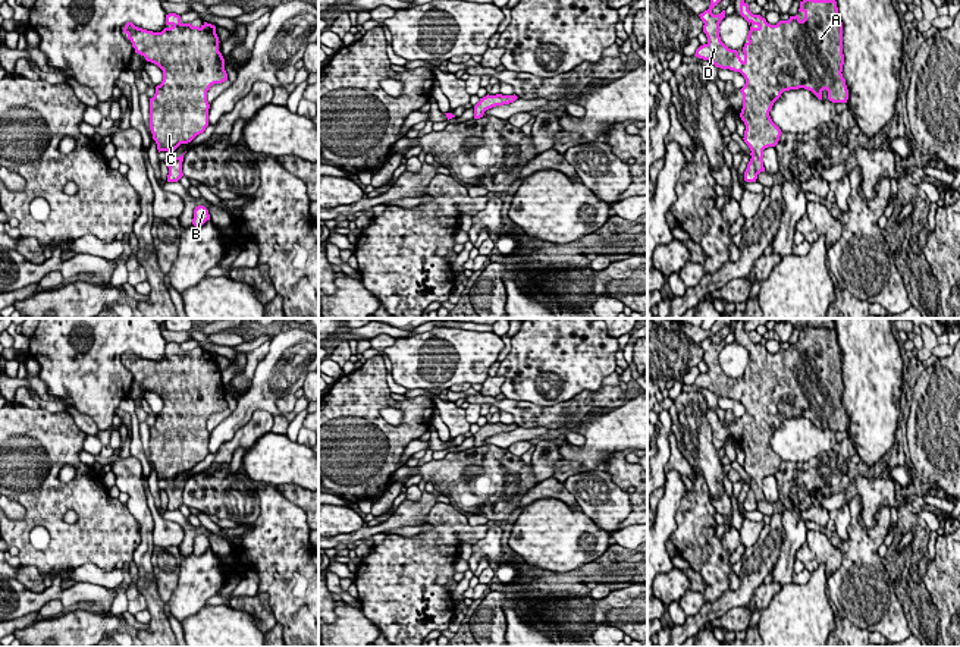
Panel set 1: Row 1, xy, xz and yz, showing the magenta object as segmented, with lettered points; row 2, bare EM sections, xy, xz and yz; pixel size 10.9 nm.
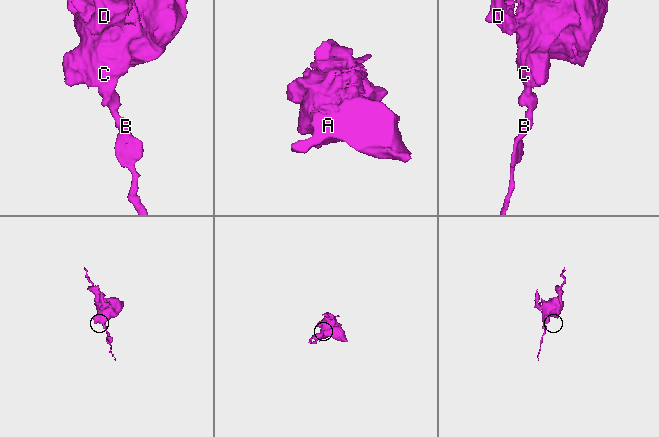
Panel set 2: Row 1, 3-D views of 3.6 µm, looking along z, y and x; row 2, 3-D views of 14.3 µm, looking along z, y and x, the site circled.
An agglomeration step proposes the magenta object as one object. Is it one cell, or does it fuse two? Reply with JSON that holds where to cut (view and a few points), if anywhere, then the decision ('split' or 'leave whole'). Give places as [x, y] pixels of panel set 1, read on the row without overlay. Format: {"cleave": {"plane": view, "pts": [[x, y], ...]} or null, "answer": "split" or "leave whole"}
{"cleave": null, "answer": "leave whole"}

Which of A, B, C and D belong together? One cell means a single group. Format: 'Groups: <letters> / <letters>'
Groups: A B C D

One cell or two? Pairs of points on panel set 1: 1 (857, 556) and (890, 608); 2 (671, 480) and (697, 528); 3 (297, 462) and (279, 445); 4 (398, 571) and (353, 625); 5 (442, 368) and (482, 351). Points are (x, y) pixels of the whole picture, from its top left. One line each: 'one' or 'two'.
1: one
2: two
3: one
4: two
5: one

